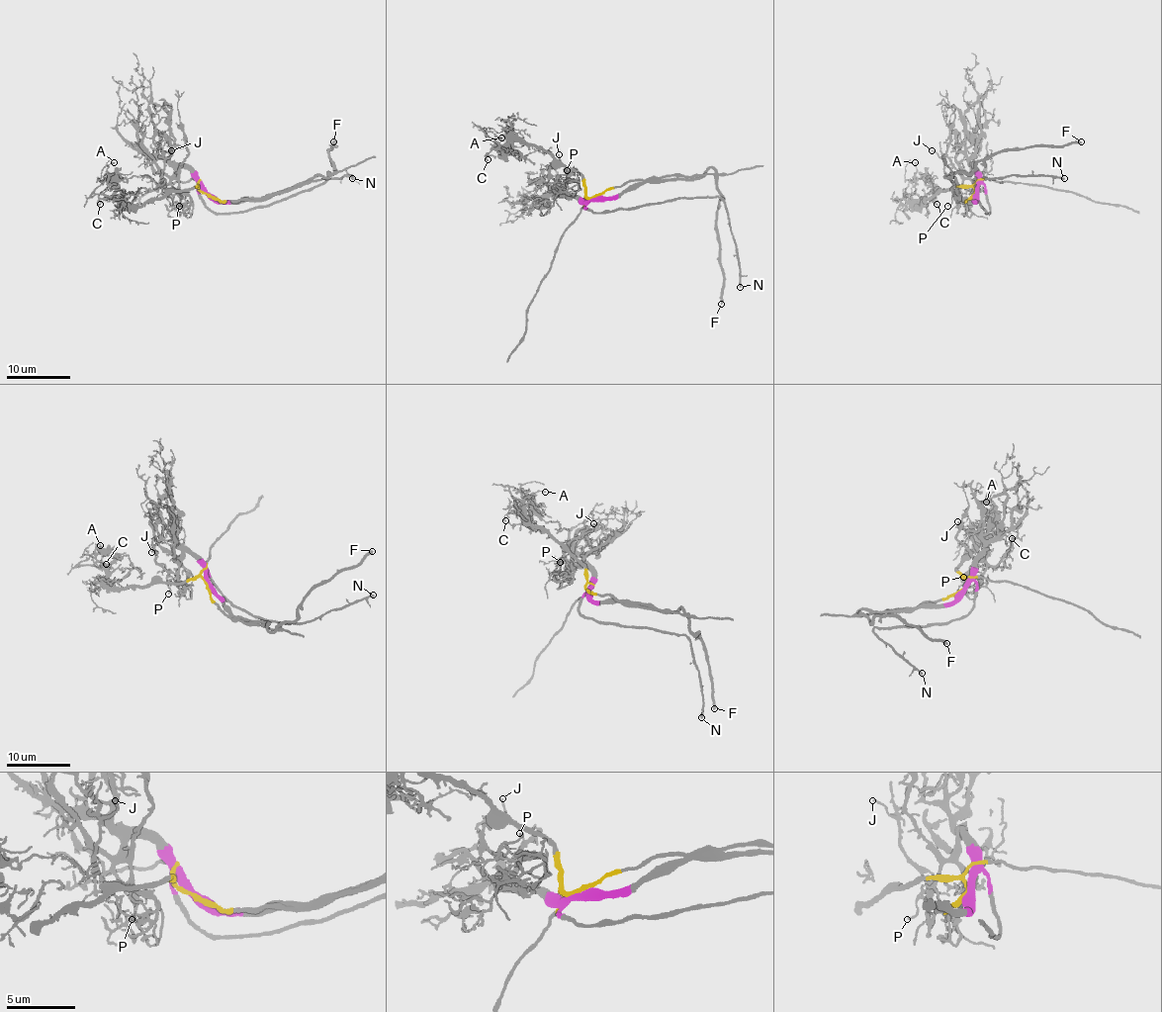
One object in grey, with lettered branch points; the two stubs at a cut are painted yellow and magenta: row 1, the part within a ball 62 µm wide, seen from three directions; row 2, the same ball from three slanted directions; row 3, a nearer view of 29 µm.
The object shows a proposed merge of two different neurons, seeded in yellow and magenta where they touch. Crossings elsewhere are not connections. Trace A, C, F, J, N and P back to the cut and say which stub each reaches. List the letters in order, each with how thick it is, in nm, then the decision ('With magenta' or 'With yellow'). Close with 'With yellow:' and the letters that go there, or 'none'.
A: Thickness 120 nm. With yellow
C: Thickness 130 nm. With yellow
F: Thickness 360 nm. With magenta
J: Thickness 110 nm. With magenta
N: Thickness 240 nm. With magenta
P: Thickness 120 nm. With magenta
With yellow: A, C

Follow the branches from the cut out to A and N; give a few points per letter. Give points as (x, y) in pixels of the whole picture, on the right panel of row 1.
A: (976, 193), (971, 187), (938, 190), (918, 206), (918, 201), (933, 188), (917, 170), (915, 162)
N: (976, 193), (974, 201), (961, 199), (956, 180), (945, 177), (967, 172), (980, 179), (1063, 179)

